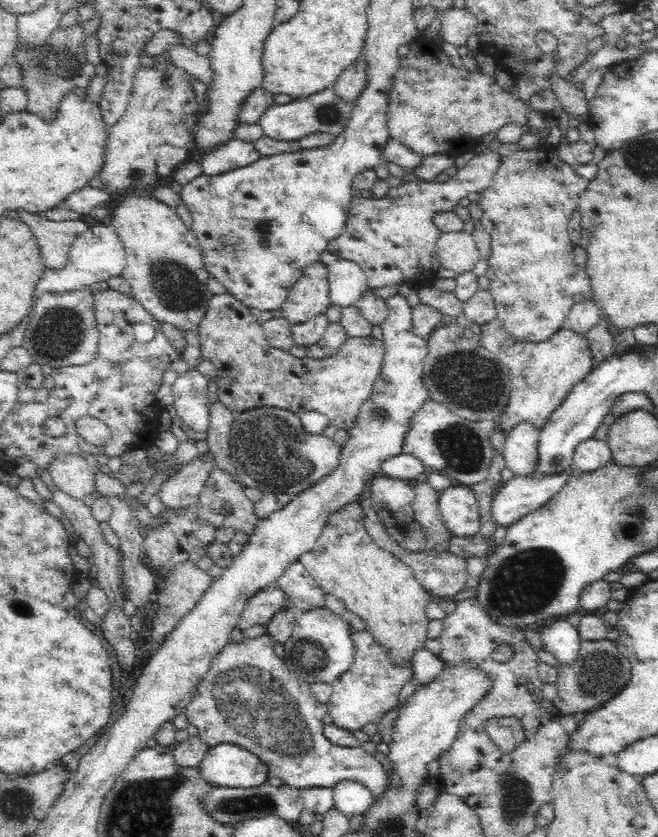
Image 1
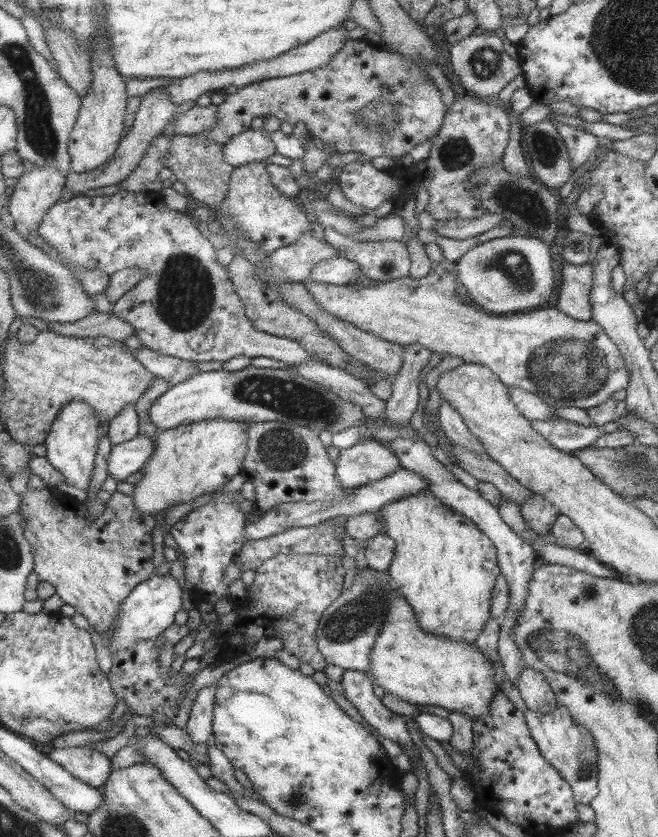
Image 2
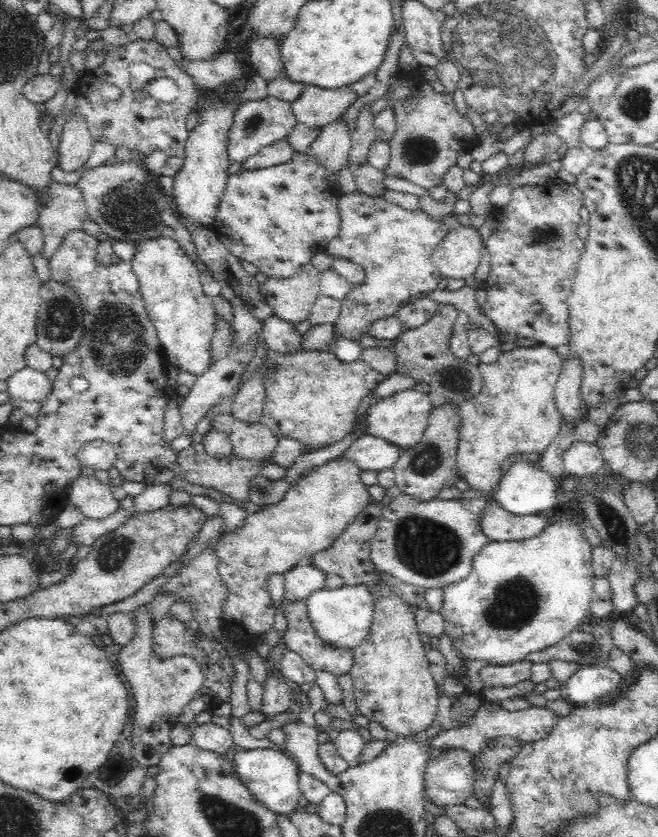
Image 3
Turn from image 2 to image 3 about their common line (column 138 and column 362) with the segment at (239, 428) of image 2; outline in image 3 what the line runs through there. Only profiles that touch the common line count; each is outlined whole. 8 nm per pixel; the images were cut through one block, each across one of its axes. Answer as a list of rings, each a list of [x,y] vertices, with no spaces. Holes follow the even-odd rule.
[[[340,456],[340,458],[336,458],[332,461],[327,461],[323,466],[314,468],[314,470],[310,472],[306,472],[306,474],[304,474],[303,477],[298,478],[294,484],[289,485],[288,488],[286,488],[284,498],[282,498],[280,502],[276,502],[276,504],[268,504],[266,508],[262,508],[262,510],[246,514],[242,526],[238,526],[234,533],[222,532],[220,536],[216,537],[215,544],[210,546],[210,548],[211,550],[214,550],[214,555],[216,555],[216,559],[218,559],[216,571],[218,571],[218,575],[220,575],[220,581],[222,581],[222,583],[226,585],[226,589],[228,589],[228,598],[224,600],[224,604],[222,604],[222,614],[220,614],[220,624],[223,634],[228,633],[230,637],[234,637],[234,639],[240,642],[240,647],[248,648],[248,646],[254,644],[256,638],[259,638],[260,640],[263,634],[272,630],[277,606],[274,604],[269,593],[270,576],[272,574],[280,574],[284,576],[284,574],[286,574],[292,567],[307,562],[308,558],[311,558],[312,555],[318,554],[318,552],[322,552],[327,550],[330,546],[333,546],[334,542],[336,542],[336,540],[344,533],[346,527],[370,504],[370,502],[372,502],[373,499],[371,498],[371,494],[360,478],[361,473],[362,471],[360,471],[360,467],[356,466],[356,463],[350,461],[350,459],[344,458],[344,456]]]

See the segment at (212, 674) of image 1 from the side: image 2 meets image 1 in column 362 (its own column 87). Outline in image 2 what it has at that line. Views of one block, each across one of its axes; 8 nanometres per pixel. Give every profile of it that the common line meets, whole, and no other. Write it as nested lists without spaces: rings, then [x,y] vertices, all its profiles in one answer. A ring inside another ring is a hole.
[[[84,746],[54,749],[48,756],[93,788],[102,788],[114,771],[112,759]]]

